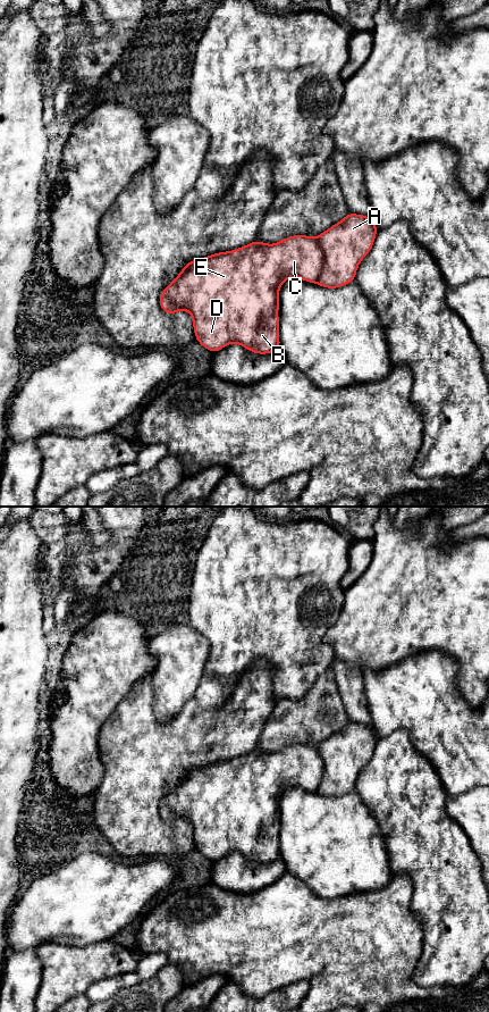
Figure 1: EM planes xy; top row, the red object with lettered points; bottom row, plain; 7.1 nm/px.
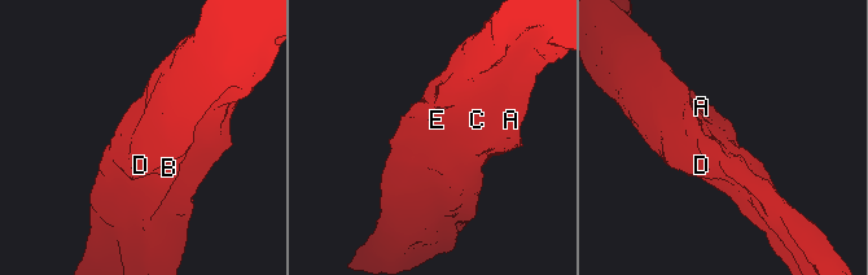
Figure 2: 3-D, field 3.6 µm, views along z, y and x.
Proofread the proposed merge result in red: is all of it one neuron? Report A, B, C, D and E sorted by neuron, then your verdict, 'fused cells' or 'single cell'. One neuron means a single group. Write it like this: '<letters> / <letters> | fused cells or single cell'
A B C D E | single cell

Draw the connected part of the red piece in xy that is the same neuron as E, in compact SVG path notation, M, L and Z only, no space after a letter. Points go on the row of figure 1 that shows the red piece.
M348 212L318 237L292 235L278 243L253 241L247 245L188 261L168 284L159 304L168 315L185 310L193 318L195 340L211 352L237 343L250 352L268 354L280 350L279 290L289 278L302 278L321 287L338 288L354 282L362 259L378 233L372 218Z

